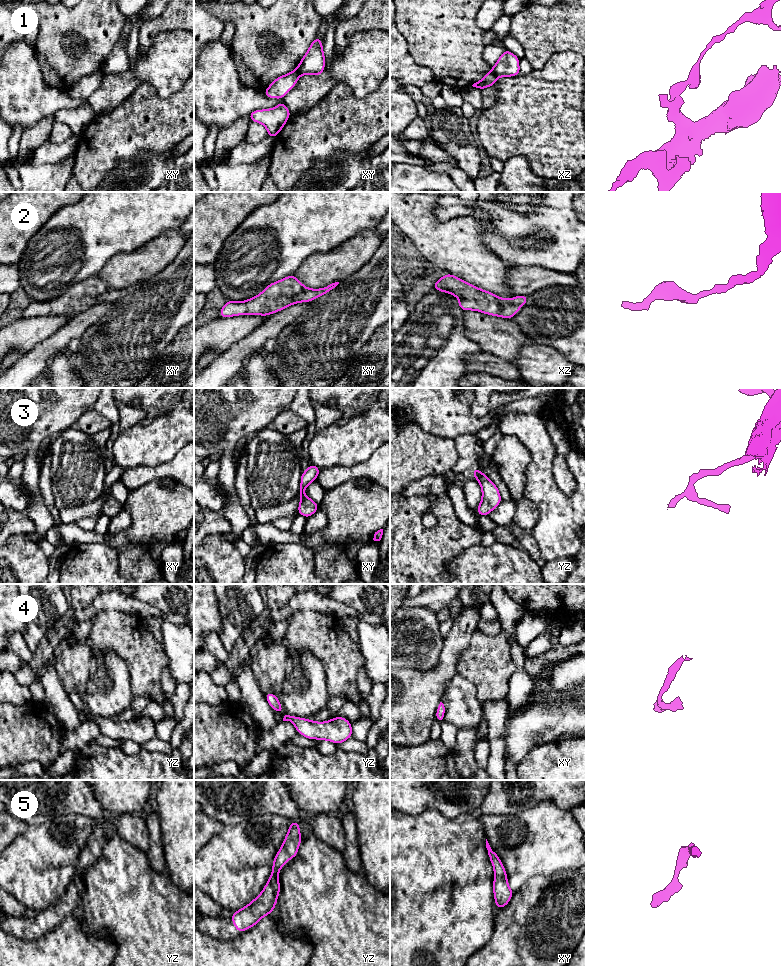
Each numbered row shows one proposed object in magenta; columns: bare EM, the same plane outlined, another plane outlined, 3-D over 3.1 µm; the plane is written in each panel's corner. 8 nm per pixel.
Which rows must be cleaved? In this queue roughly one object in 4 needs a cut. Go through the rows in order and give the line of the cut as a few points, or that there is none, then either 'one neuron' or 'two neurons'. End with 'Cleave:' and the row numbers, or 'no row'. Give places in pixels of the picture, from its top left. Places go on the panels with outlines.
1: cut in xz along (492, 69), (497, 77); two neurons
2: no cut; one neuron
3: no cut; one neuron
4: no cut; one neuron
5: no cut; one neuron
Cleave: 1

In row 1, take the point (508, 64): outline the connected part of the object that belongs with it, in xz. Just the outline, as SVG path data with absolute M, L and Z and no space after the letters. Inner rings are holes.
M505 49L496 64L493 66L493 71L496 77L512 77L521 74L519 61L520 59L516 55Z

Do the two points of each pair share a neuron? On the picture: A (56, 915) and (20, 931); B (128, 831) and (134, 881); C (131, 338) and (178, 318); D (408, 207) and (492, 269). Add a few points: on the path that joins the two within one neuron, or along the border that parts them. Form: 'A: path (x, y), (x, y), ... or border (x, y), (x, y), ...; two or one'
A: path (47, 919), (37, 927), (29, 929); one
B: border (116, 834), (145, 853); two
C: path (143, 326), (151, 318), (166, 318); one
D: path (429, 228), (446, 245), (454, 245), (471, 260); one

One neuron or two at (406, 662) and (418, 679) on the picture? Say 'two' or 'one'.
two

